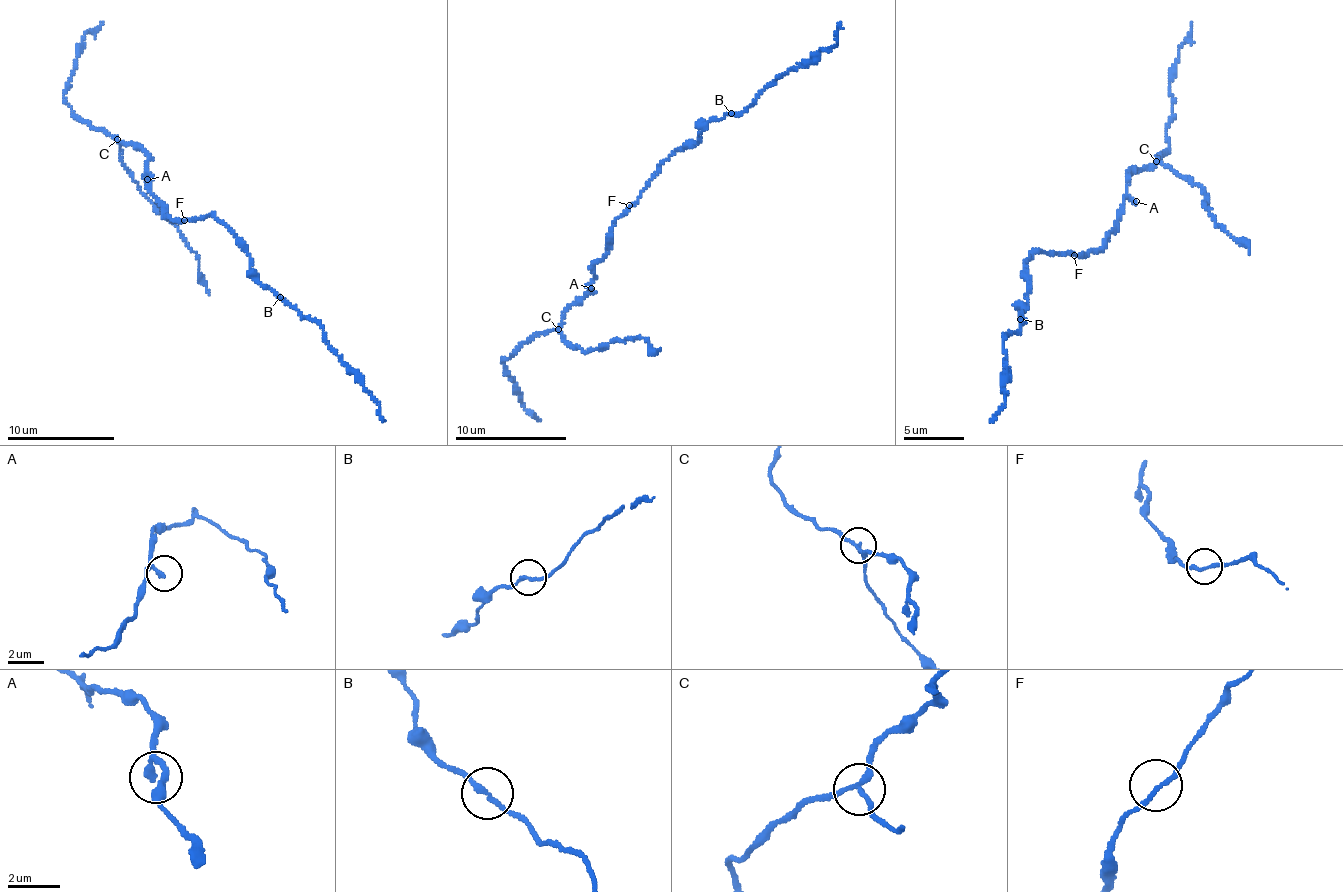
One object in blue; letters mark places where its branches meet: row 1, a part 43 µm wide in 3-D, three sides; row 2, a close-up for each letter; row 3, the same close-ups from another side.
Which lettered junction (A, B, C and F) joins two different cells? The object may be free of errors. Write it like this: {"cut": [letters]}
{"cut": ["C"]}

